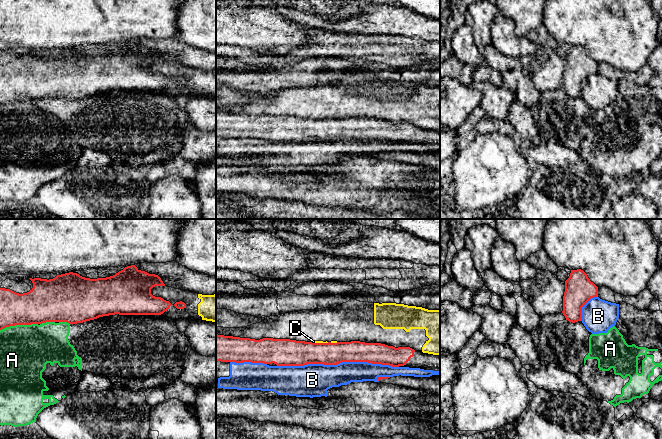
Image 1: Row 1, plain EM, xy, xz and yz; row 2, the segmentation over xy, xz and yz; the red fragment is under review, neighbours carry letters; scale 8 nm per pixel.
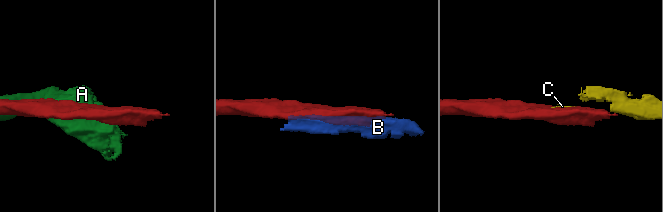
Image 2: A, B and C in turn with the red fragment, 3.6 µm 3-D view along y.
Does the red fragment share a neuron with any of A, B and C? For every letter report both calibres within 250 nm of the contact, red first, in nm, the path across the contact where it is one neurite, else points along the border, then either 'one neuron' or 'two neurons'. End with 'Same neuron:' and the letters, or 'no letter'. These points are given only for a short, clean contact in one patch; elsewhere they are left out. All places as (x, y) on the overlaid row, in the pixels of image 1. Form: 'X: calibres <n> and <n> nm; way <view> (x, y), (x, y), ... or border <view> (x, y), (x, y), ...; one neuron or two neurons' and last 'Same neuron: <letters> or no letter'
A: calibres 300 and 400 nm; two neurons
B: calibres 180 and 280 nm; two neurons
C: calibres 200 and 20 nm; two neurons
Same neuron: no letter

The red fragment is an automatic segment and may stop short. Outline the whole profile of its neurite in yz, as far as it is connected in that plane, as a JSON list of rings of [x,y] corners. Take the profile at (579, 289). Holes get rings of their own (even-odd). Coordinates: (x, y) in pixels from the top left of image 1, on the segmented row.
[[[571,270],[565,281],[563,296],[563,315],[569,322],[582,320],[582,307],[594,297],[598,297],[598,287],[590,281],[587,274],[581,270]]]

